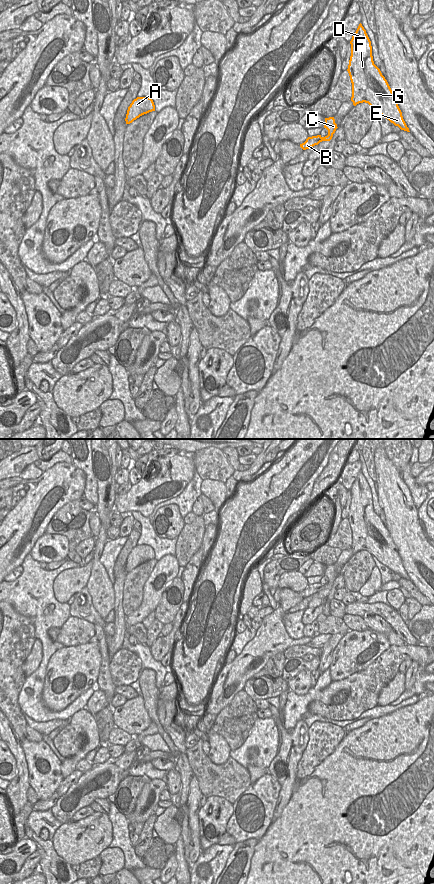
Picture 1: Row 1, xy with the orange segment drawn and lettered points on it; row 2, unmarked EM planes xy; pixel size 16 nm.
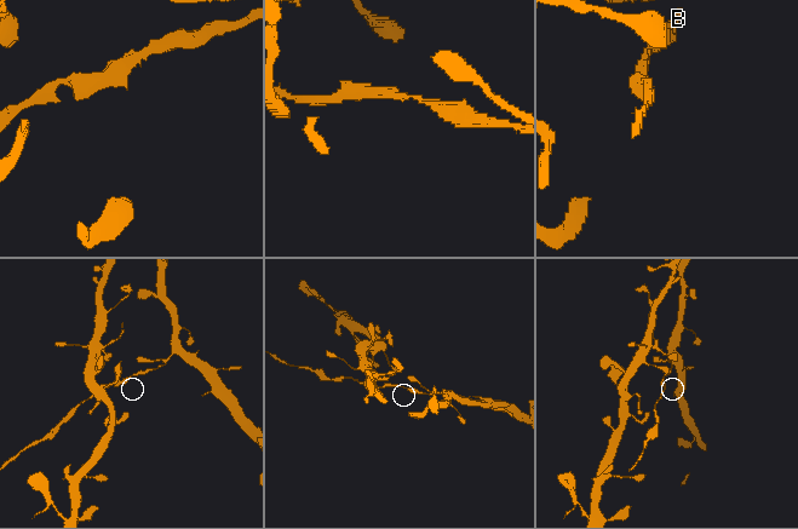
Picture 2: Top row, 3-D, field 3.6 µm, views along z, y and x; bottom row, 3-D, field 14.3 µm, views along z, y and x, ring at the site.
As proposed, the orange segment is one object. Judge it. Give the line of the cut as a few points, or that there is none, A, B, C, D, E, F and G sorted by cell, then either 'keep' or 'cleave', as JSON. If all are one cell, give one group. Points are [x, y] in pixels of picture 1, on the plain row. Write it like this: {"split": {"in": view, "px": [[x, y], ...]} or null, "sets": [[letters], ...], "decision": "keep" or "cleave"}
{"split": {"in": "xy", "px": [[324, 585], [321, 588]]}, "sets": [["A", "C", "D", "E", "F", "G"], ["B"]], "decision": "cleave"}

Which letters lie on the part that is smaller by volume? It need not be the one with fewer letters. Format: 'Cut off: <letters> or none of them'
Cut off: B

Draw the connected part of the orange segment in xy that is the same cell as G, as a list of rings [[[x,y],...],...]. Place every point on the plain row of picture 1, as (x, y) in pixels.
[[[360,471],[350,489],[348,521],[352,531],[351,549],[356,554],[368,551],[401,578],[409,579],[387,528],[374,512],[371,489]]]

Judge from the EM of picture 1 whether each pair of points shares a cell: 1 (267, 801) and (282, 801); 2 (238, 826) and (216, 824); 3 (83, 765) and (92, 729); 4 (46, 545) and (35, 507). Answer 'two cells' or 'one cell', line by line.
1: two cells
2: two cells
3: two cells
4: two cells

